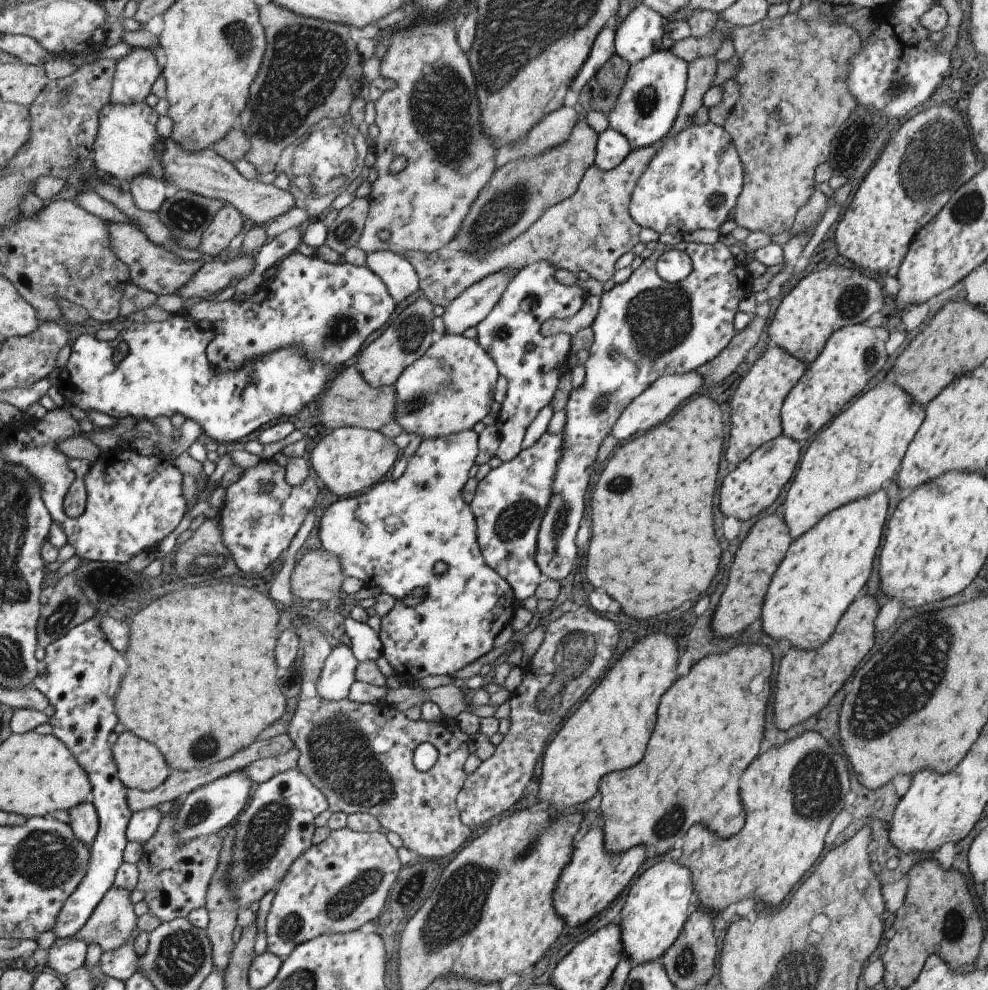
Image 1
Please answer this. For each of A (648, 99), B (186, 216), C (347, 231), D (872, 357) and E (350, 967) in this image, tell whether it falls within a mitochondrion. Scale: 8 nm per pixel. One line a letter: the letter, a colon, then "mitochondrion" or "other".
A: mitochondrion
B: mitochondrion
C: mitochondrion
D: mitochondrion
E: other

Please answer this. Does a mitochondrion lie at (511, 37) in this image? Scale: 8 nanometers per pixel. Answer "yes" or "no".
yes

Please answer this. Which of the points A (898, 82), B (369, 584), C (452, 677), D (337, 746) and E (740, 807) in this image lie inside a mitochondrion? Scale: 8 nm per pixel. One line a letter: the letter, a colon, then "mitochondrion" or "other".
A: mitochondrion
B: other
C: other
D: mitochondrion
E: other

